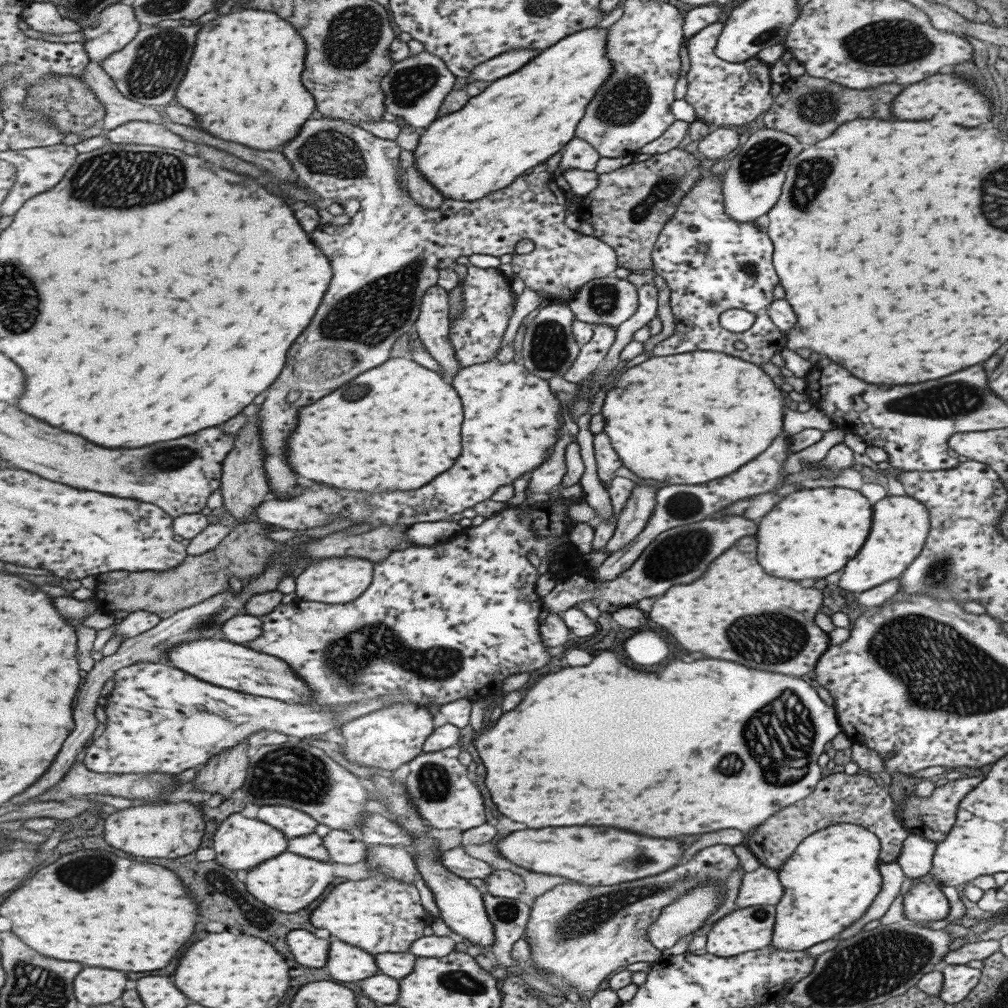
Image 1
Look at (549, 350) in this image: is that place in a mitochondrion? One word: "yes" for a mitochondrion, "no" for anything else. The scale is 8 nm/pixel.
yes

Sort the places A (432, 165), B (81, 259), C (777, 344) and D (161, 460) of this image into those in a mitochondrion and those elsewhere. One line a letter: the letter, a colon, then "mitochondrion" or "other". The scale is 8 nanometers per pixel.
A: other
B: other
C: other
D: mitochondrion

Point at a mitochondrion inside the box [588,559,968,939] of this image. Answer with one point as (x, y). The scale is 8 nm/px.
(782, 730)

